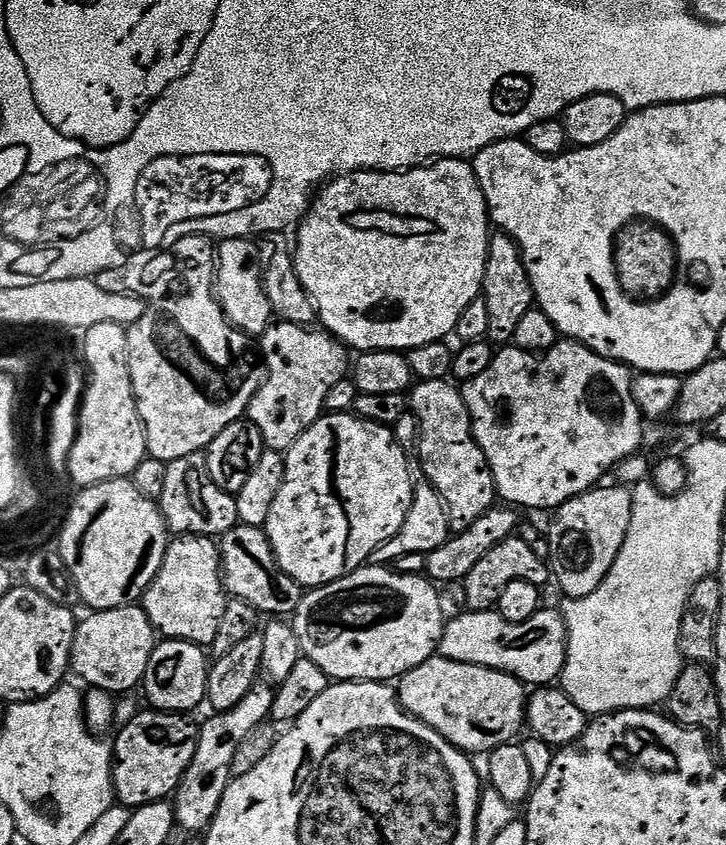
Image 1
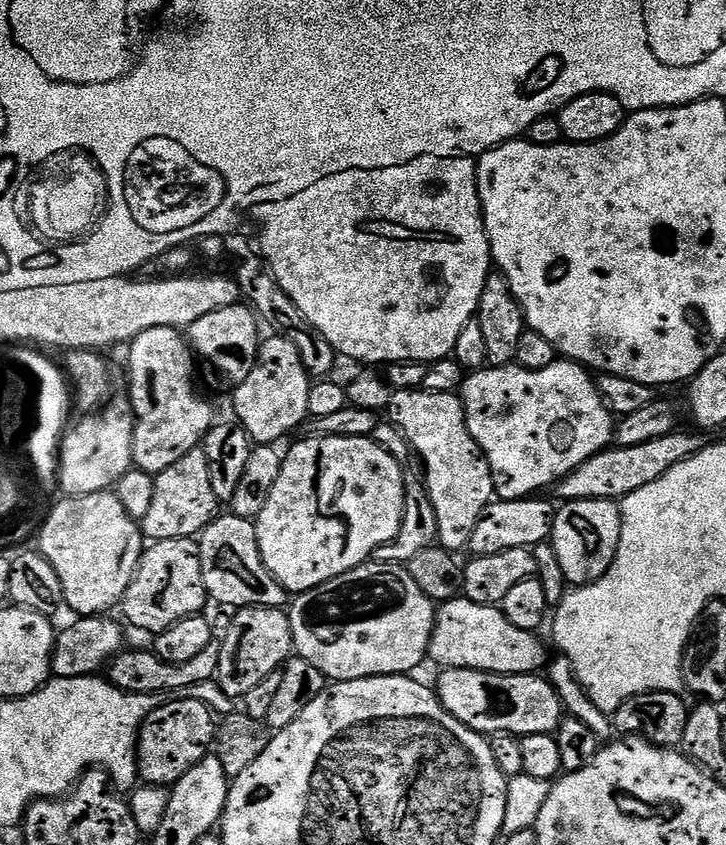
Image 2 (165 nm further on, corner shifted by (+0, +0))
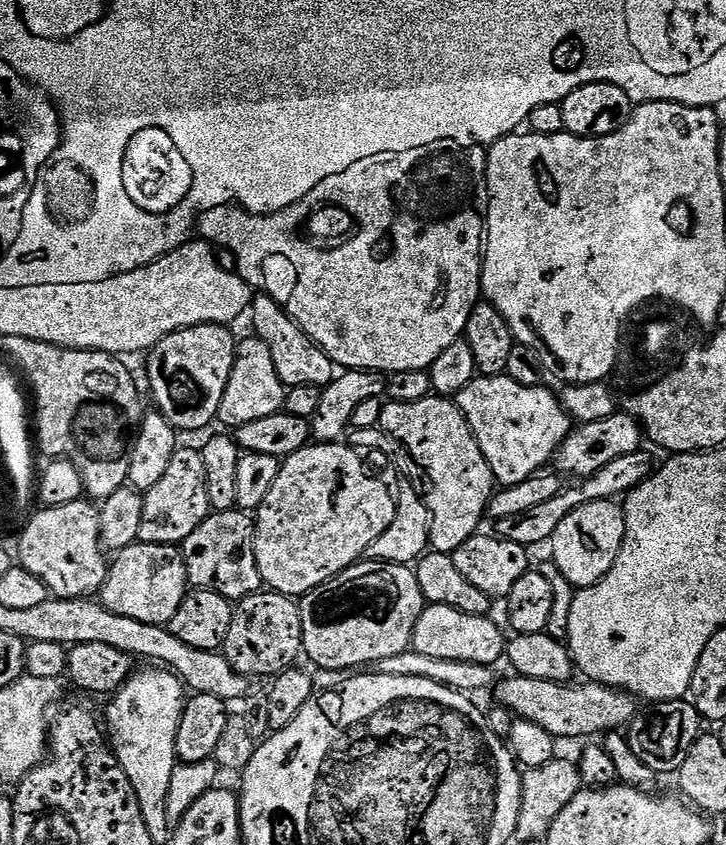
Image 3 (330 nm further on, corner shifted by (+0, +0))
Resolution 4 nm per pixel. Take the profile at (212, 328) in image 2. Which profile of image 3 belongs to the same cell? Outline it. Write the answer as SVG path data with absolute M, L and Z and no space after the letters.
M203 324L190 326L162 338L147 353L148 359L148 388L152 391L155 411L164 415L177 433L200 432L208 428L219 417L222 406L222 394L226 394L226 382L230 382L230 374L236 361L236 346L238 336L232 333L231 327L223 324Z

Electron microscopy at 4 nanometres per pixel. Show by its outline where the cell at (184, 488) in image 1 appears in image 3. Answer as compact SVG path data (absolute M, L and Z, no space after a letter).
M177 447L170 458L170 466L166 466L166 474L154 482L150 491L143 493L143 499L139 543L183 545L184 540L190 538L190 534L194 534L194 530L198 530L198 526L202 526L213 511L206 490L203 451Z

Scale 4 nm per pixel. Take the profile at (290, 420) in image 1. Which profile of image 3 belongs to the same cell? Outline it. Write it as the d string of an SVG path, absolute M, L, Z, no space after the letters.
M255 338L241 339L236 346L236 361L230 382L226 382L226 394L222 394L219 423L229 424L229 429L234 430L246 422L266 418L283 409L285 395L286 386L278 378L278 370L274 370L270 346Z

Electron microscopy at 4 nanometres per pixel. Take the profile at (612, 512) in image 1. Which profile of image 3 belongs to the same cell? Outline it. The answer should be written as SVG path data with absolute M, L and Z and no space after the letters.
M588 500L578 506L554 530L550 541L556 568L579 590L599 584L614 566L624 541L624 509L616 500Z

